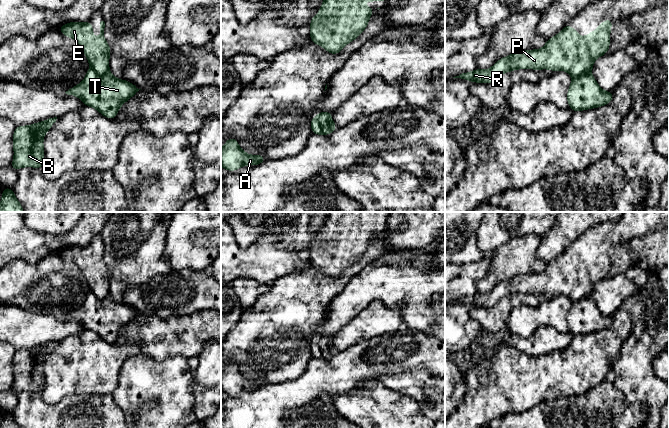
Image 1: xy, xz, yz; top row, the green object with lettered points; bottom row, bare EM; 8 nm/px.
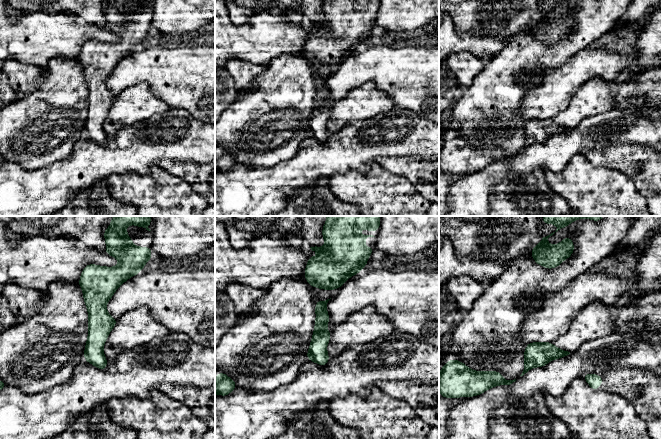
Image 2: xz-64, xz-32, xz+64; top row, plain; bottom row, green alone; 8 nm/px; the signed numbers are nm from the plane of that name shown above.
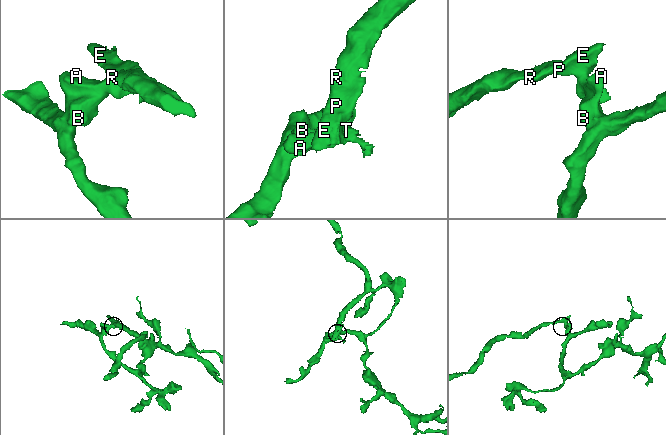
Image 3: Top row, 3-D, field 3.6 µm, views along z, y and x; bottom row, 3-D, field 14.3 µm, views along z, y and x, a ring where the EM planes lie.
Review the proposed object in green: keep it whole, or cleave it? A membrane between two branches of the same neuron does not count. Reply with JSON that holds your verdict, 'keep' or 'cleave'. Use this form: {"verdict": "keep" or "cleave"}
{"verdict": "cleave"}

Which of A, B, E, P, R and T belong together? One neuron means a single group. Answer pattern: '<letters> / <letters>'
A B T / E P R

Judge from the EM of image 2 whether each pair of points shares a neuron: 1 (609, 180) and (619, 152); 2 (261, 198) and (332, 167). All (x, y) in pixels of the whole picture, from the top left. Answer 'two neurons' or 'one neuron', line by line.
1: two neurons
2: one neuron

